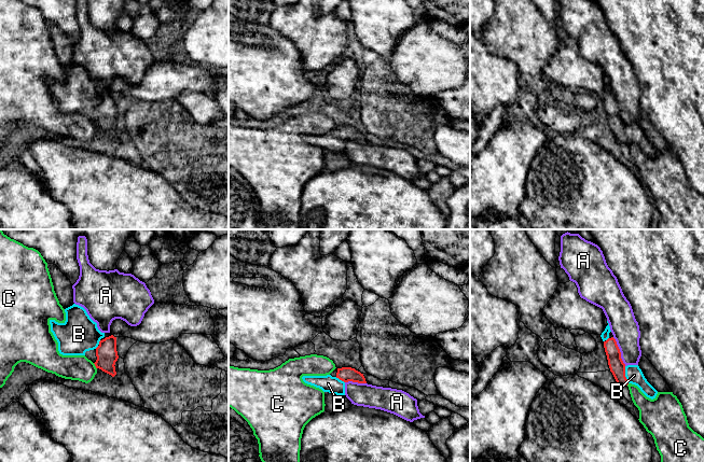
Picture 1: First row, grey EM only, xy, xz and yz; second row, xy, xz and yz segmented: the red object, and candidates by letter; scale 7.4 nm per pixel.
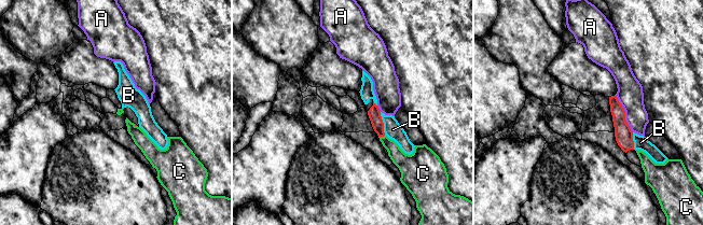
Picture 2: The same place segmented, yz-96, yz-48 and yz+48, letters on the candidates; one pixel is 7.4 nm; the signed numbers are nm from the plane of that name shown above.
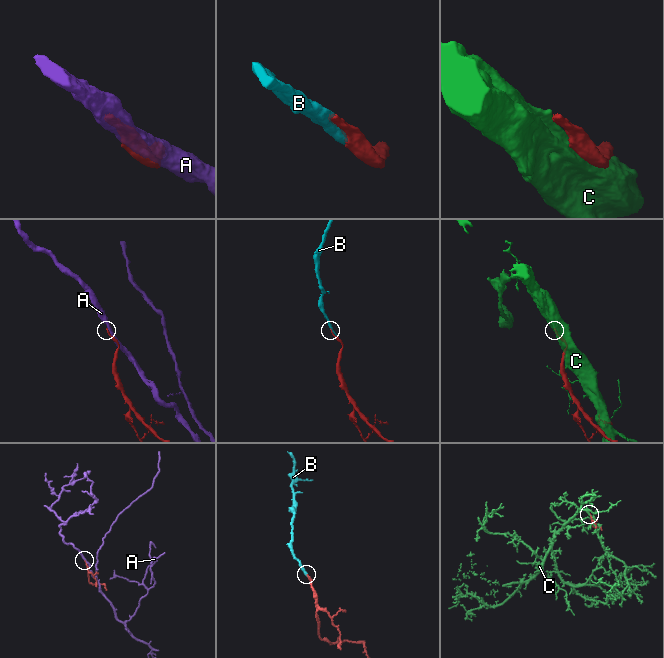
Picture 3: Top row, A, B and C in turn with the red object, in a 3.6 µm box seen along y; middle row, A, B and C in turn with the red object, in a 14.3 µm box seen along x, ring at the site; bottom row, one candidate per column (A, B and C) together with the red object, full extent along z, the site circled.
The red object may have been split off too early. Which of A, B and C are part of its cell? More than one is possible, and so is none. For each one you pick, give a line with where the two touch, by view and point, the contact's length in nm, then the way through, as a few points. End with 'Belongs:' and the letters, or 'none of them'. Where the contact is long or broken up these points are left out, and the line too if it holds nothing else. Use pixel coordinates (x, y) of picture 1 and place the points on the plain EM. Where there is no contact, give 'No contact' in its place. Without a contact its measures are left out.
B: Touches red at yz (624, 134). Shared border 130 nm
Belongs: B

